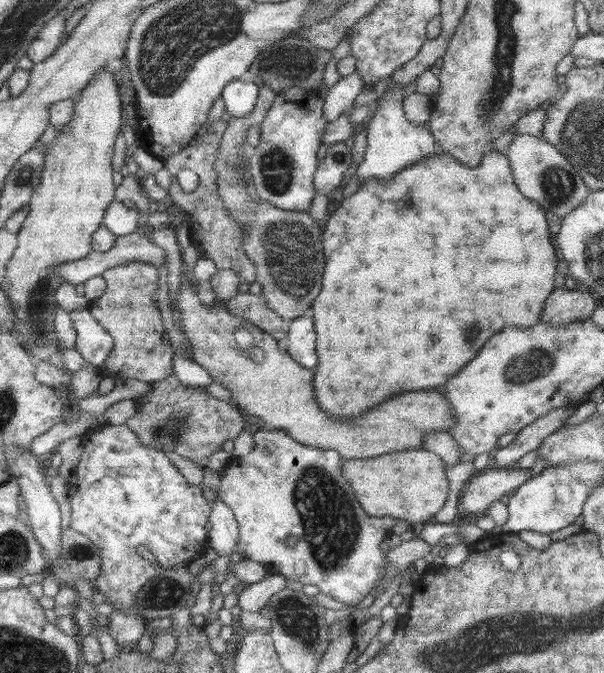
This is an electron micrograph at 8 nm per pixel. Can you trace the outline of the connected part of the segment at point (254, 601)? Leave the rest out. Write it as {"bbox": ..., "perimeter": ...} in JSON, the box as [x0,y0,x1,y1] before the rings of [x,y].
{"bbox":[237,573,288,613],"perimeter":[[[277,573],[266,576],[261,582],[249,585],[240,592],[237,606],[242,609],[242,612],[259,613],[265,609],[270,596],[287,588],[288,582],[288,579]]]}

